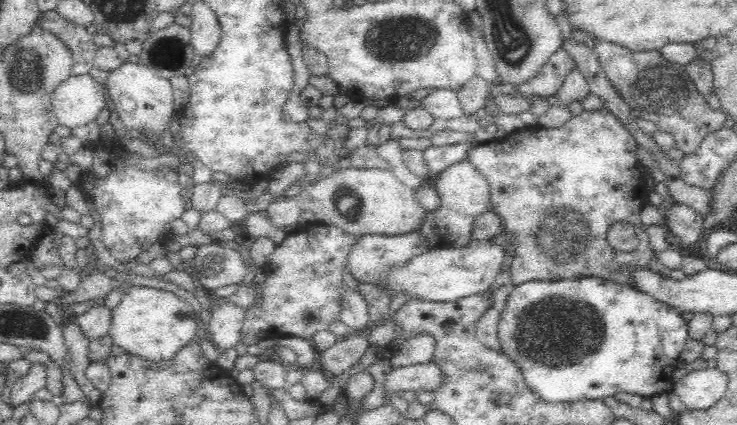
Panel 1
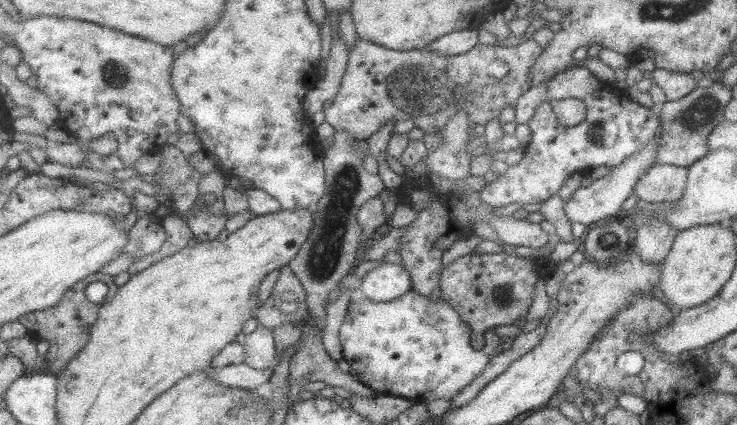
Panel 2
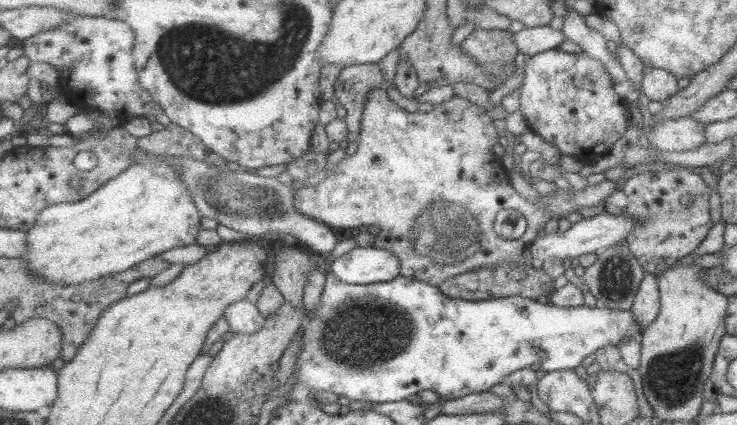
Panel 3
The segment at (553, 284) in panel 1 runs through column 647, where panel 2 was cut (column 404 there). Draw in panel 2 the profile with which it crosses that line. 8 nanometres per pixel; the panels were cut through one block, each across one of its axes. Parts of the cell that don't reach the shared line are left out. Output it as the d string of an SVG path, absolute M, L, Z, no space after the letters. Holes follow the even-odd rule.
M413 289L401 298L387 302L371 300L367 296L359 302L351 302L340 328L343 359L349 364L351 375L380 394L416 398L422 402L451 400L484 372L500 338L493 328L489 328L483 335L484 347L475 351L469 344L469 336L470 327L449 301L433 299Z

